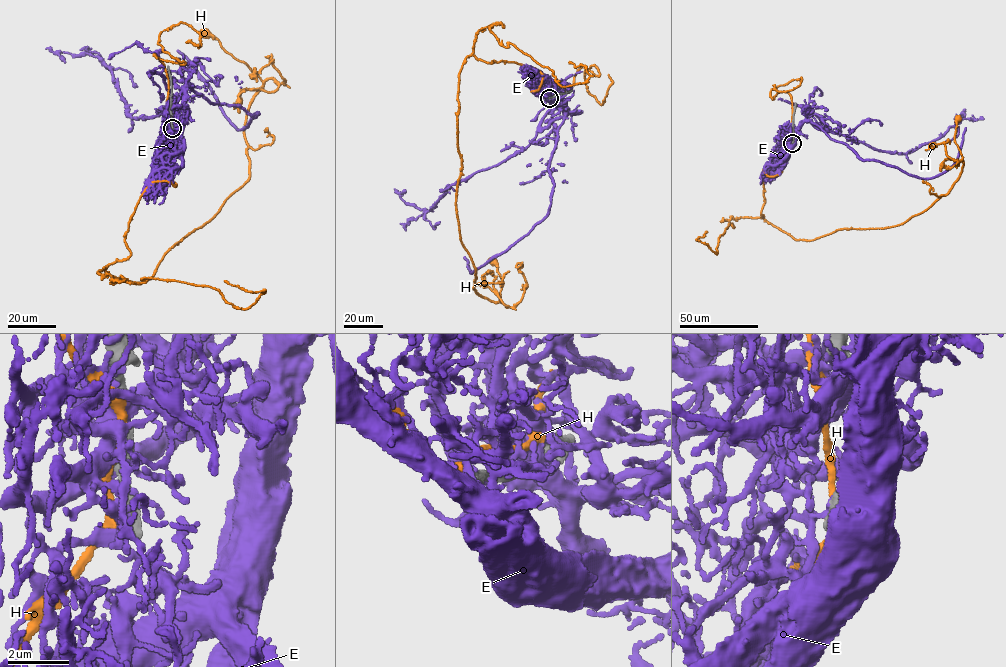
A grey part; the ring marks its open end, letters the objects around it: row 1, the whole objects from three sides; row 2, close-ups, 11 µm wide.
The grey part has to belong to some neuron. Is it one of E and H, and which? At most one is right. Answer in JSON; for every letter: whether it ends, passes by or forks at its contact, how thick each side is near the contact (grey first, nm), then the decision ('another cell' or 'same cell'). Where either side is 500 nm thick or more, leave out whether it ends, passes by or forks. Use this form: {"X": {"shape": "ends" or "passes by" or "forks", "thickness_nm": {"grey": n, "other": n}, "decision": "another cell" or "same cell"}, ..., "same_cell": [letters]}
{"E": {"thickness_nm": {"grey": 550, "other": 170}, "decision": "another cell"}, "H": {"thickness_nm": {"grey": 550, "other": 400}, "decision": "another cell"}, "same_cell": []}

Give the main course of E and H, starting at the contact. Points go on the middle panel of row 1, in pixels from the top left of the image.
E: (549, 97), (550, 94), (565, 109), (550, 158), (553, 185), (549, 213), (527, 234), (471, 273), (464, 257)
H: (548, 97), (519, 63), (470, 55), (460, 71), (456, 213), (473, 288), (496, 301), (493, 261)

